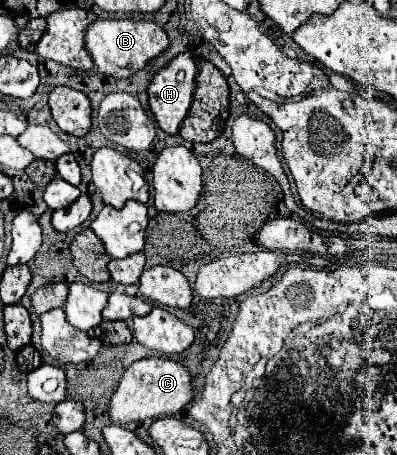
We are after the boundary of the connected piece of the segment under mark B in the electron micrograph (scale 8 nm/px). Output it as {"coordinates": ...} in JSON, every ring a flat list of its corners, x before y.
{"coordinates":[[97,19,85,31,85,47,95,63,95,69,103,75,129,77,135,71,143,69,149,59,157,57,169,45,167,33,153,21,135,21,135,19]]}

